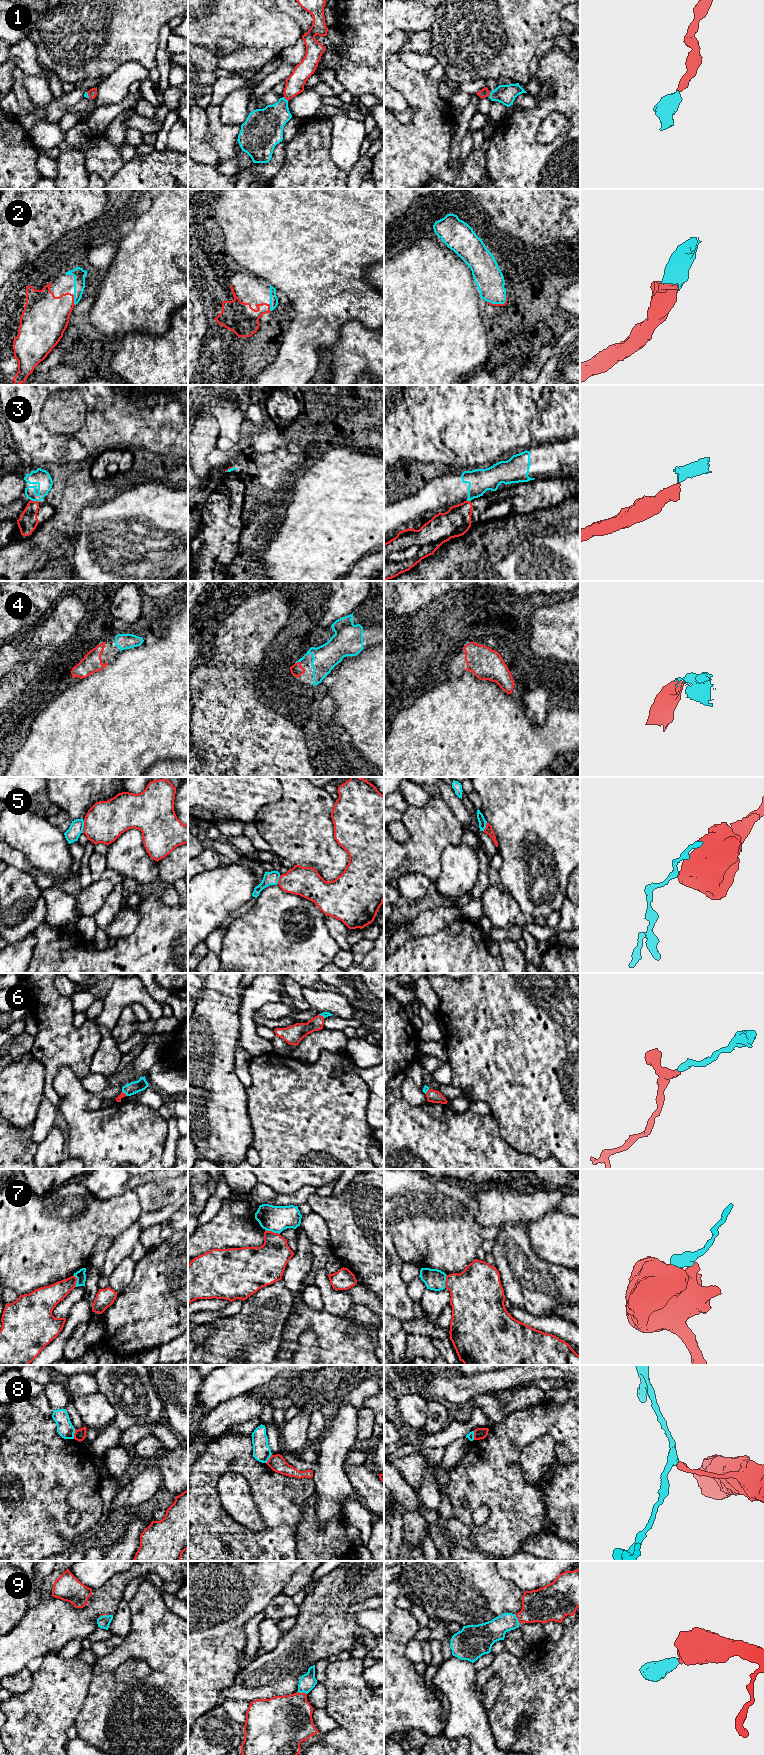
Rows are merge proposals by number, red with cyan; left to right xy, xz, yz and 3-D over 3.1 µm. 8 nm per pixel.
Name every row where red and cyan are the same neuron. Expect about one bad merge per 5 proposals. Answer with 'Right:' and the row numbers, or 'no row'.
Right: 1, 2, 4, 6, 9

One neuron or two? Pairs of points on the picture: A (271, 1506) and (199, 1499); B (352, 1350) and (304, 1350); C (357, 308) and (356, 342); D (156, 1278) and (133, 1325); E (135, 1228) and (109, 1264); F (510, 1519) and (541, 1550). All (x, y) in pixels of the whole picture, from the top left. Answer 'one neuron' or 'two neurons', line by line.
A: one neuron
B: two neurons
C: two neurons
D: one neuron
E: one neuron
F: two neurons

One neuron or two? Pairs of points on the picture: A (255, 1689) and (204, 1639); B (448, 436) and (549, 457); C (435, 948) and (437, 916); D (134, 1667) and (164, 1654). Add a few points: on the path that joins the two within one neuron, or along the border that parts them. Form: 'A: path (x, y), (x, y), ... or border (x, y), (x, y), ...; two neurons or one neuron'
A: border (241, 1668), (235, 1680), (222, 1690); two neurons
B: border (544, 443), (530, 446), (513, 455); two neurons
C: border (457, 920), (432, 934), (413, 937); two neurons
D: border (122, 1662), (127, 1660), (143, 1660), (152, 1671); two neurons

